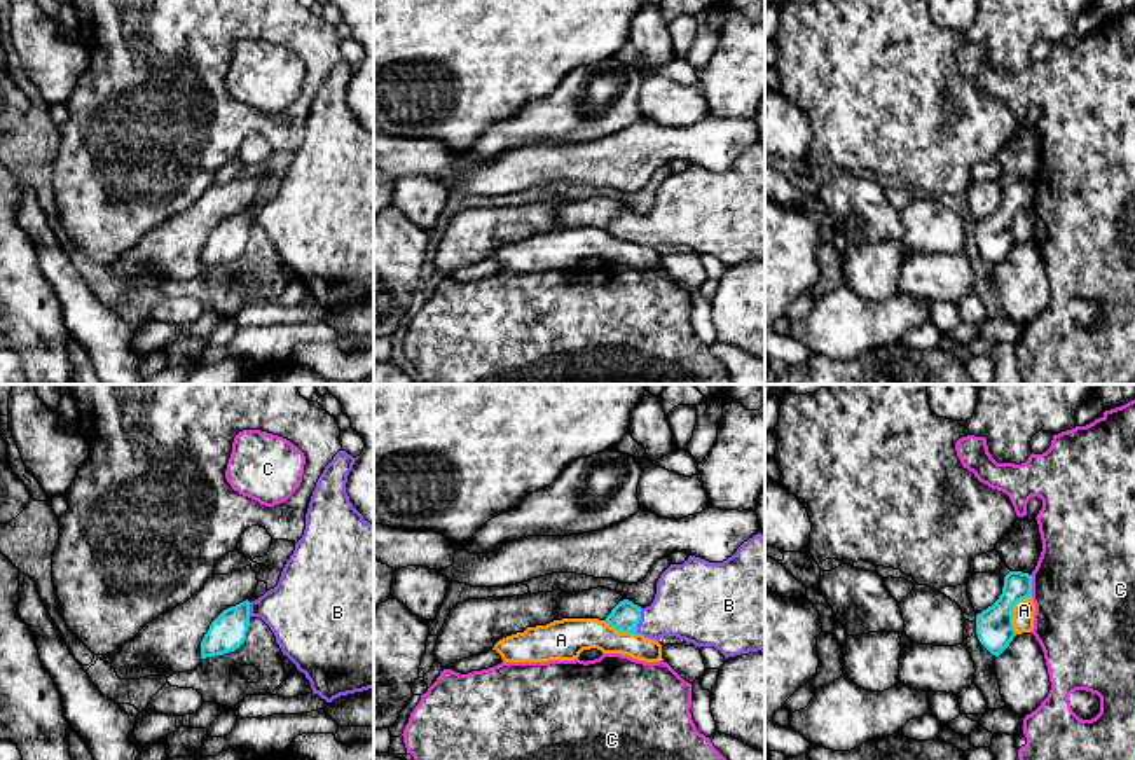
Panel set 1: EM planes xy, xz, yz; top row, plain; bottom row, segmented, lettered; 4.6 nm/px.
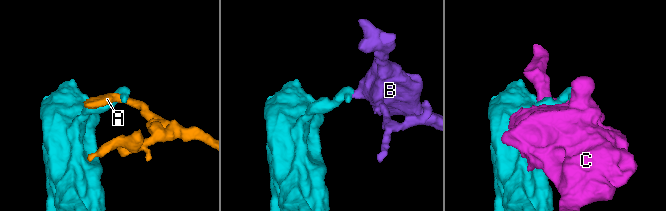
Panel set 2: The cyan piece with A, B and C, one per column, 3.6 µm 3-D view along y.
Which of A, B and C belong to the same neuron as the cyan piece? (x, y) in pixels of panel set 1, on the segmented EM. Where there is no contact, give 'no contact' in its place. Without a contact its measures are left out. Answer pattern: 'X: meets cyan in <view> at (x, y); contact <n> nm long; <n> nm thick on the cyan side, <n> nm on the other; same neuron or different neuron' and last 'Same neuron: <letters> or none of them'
A: meets cyan in yz at (1011, 612); contact 200 nm long; 180 nm thick on the cyan side, 100 nm on the other; different neuron
B: meets cyan in xz at (639, 619); contact 120 nm long; 140 nm thick on the cyan side, 340 nm on the other; same neuron
C: meets cyan in yz at (1031, 586); contact 100 nm long; 180 nm thick on the cyan side, 480 nm on the other; different neuron
Same neuron: B

